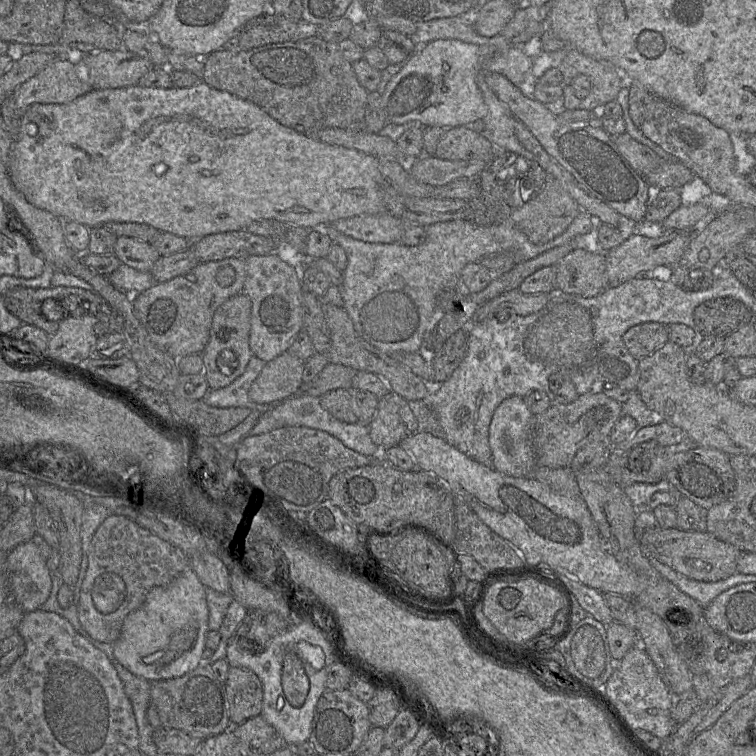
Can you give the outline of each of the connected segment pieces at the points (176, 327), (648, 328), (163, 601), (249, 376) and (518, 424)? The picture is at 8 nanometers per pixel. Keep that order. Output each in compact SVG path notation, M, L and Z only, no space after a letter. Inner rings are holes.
M225 258L199 263L185 275L155 283L147 290L132 295L134 315L147 330L152 342L163 352L176 359L201 354L210 339L214 312L225 301L242 293L246 275L243 259ZM224 266L231 266L236 271L236 279L228 287L220 286L216 280L217 271Z
M645 322L629 328L622 342L637 360L650 355L669 341L668 327L659 322Z
M189 567L169 584L151 589L144 602L126 616L120 634L113 642L113 653L119 663L134 675L150 682L180 677L196 669L200 664L209 630L205 588Z
M252 355L244 373L230 385L209 390L201 399L207 405L217 408L250 406L249 389L266 362Z
M511 396L497 407L489 425L491 466L496 471L512 477L531 475L535 467L533 420L534 415L528 409L523 397Z

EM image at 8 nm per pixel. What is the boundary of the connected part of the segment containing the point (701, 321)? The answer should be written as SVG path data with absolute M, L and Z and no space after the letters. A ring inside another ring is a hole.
M719 297L698 305L693 319L699 336L726 338L746 324L753 323L754 312L743 302L732 297Z

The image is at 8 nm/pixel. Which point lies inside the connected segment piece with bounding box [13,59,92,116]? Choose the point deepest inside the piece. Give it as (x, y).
(62, 81)

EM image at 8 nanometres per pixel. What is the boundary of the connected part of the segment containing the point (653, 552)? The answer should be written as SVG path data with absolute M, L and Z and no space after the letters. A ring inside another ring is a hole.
M651 527L638 535L638 544L647 558L669 566L690 579L714 582L730 577L737 572L737 562L742 552L708 532L682 531L675 528Z

